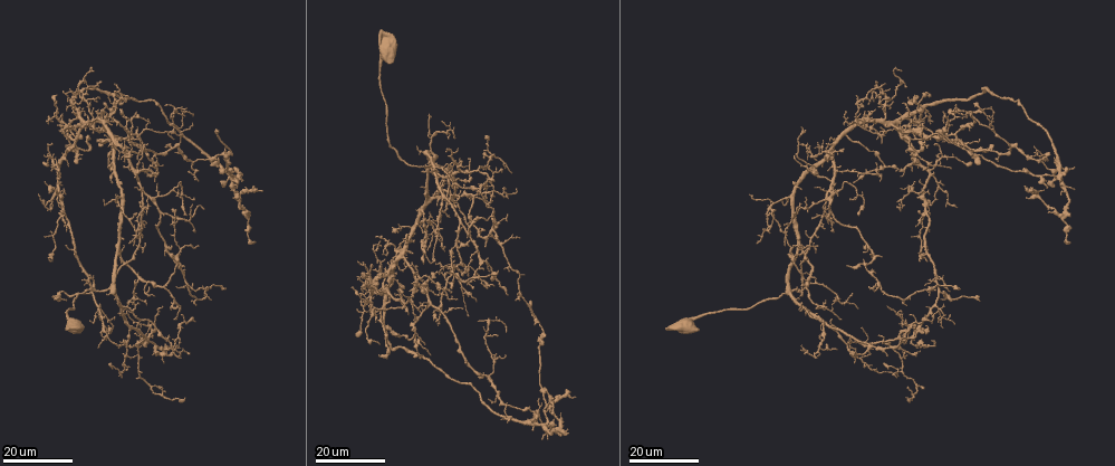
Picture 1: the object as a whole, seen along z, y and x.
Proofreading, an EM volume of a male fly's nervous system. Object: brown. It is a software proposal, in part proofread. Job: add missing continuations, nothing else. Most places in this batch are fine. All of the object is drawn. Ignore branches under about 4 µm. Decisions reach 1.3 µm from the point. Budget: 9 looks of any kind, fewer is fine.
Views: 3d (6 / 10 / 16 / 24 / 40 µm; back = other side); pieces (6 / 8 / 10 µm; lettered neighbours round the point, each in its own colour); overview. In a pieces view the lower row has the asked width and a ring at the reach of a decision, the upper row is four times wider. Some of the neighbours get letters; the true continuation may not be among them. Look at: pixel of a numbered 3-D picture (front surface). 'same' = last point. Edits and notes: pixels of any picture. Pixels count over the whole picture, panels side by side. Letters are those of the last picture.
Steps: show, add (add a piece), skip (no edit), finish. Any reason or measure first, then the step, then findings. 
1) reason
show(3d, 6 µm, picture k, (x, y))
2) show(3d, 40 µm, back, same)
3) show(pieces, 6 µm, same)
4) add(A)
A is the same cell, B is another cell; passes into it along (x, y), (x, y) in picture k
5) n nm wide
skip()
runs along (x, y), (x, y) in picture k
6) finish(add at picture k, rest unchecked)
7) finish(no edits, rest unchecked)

free end
show(3d, 24 µm, picture 1, (380, 353))

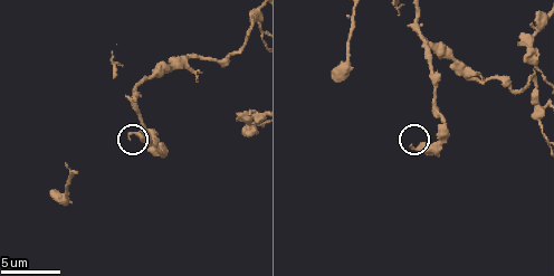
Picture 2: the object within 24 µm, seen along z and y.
show(pieces, 8 µm, picture 2, (129, 136))

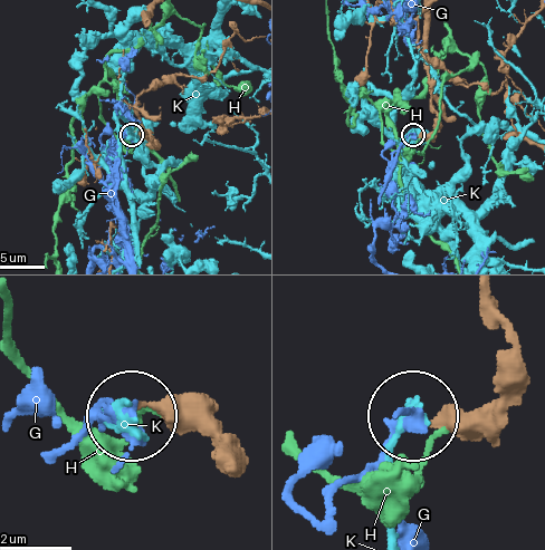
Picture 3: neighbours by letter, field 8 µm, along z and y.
skip()
G, H and K are other cells; none of them fits

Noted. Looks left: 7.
an open end
show(3d, 16 µm, picture 1, (1048, 187))

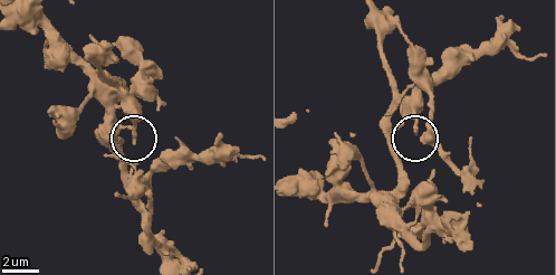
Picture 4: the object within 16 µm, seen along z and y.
show(pieces, 8 µm, picture 4, (135, 143))

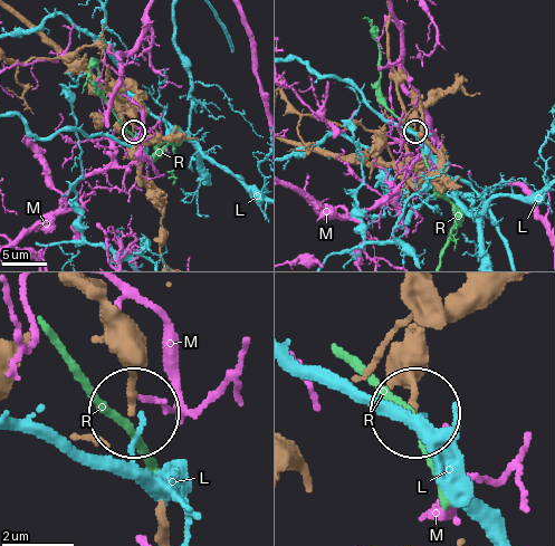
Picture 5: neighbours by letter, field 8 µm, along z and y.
210 nm wide
skip()
L, M and R are other cells; no lettered piece goes on from it

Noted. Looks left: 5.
show(3d, 24 µm, picture 1, (903, 105))

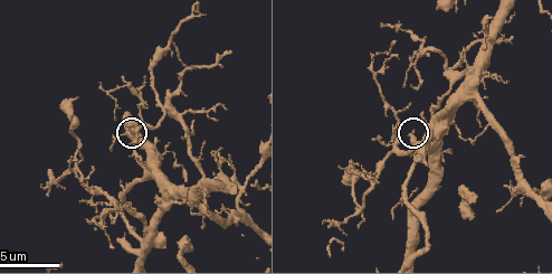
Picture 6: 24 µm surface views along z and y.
show(pieces, 8 µm, picture 6, (412, 131))

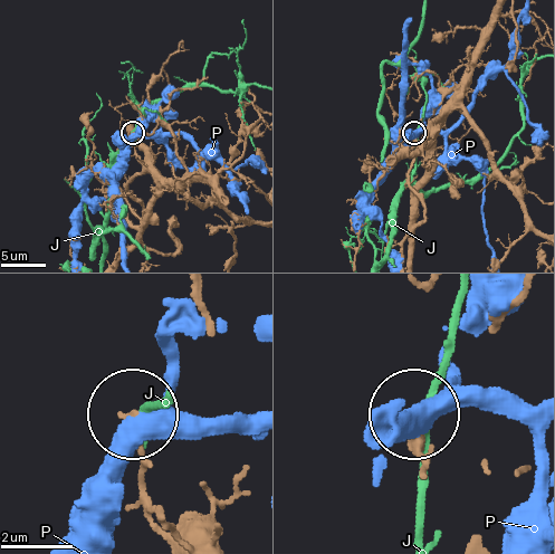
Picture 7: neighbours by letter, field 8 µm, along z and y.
200 nm wide
skip()
J and P are other cells; runs along (165, 535), (147, 508), (133, 412) in picture 7; no lettered piece goes on from it

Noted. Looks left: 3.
show(3d, 16 µm, picture 1, (841, 148))

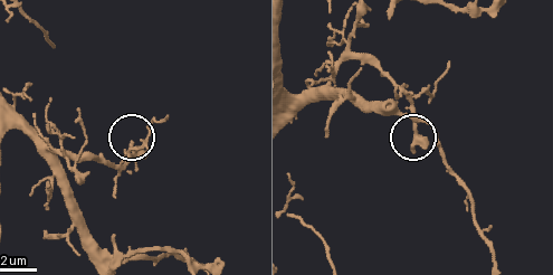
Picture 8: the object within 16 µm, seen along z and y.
what lies round it
show(pieces, 6 µm, picture 8, (131, 144))

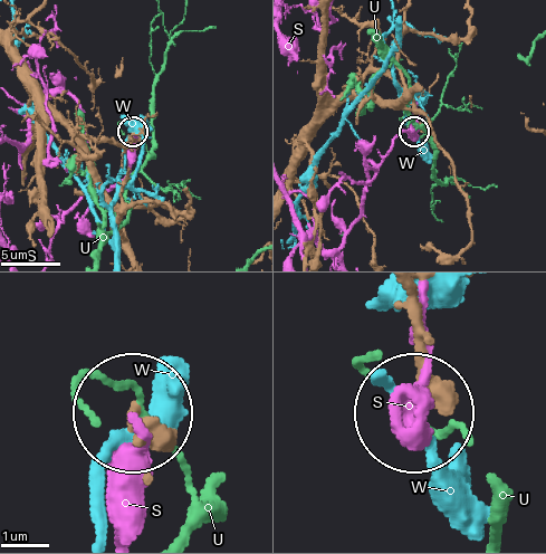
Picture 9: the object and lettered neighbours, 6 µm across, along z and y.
skip()
S, U and W are other cells; none of them fits

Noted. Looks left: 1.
finish(no edits, rest unchecked)

